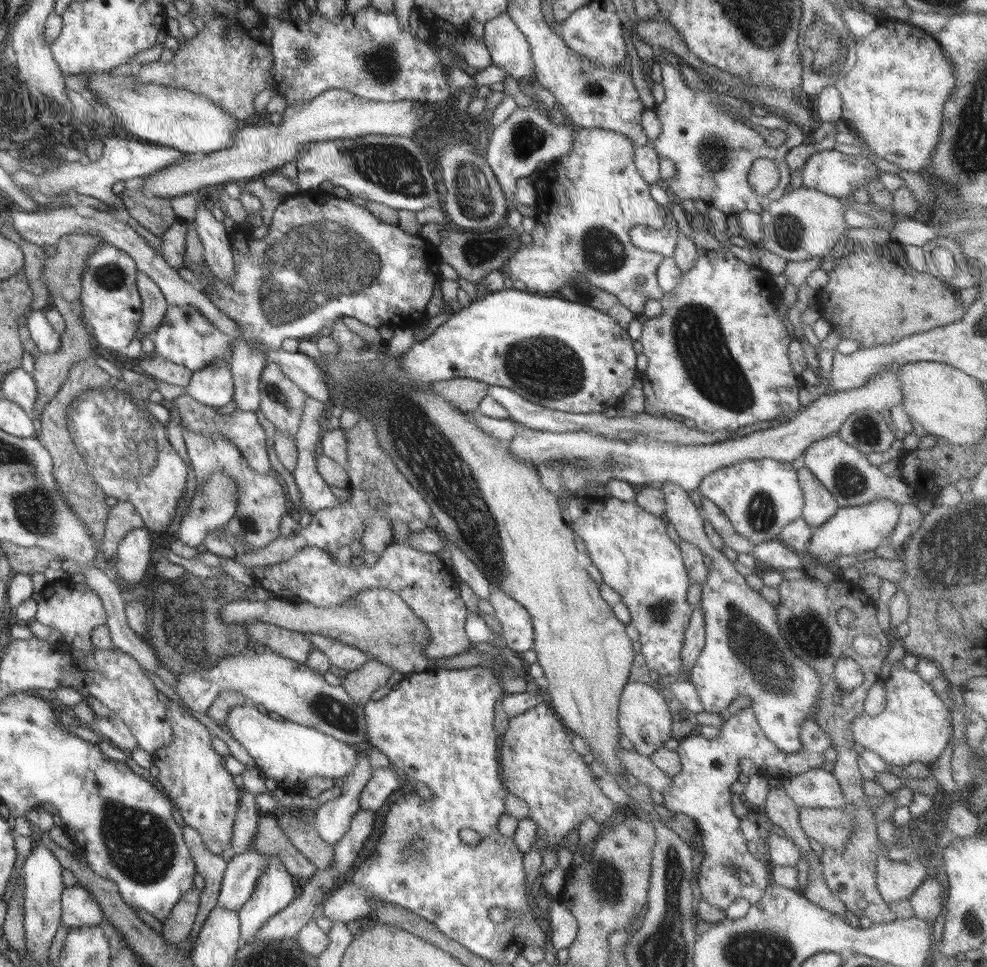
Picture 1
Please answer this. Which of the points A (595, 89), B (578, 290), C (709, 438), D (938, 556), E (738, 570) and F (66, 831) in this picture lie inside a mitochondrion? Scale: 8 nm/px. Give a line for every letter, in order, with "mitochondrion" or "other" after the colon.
A: mitochondrion
B: mitochondrion
C: other
D: mitochondrion
E: other
F: other

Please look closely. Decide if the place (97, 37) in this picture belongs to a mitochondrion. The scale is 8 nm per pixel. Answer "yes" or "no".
no

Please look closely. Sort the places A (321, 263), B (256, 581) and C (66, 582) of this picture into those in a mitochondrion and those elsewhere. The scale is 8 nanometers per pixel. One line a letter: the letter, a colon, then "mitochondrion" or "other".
A: mitochondrion
B: other
C: other

